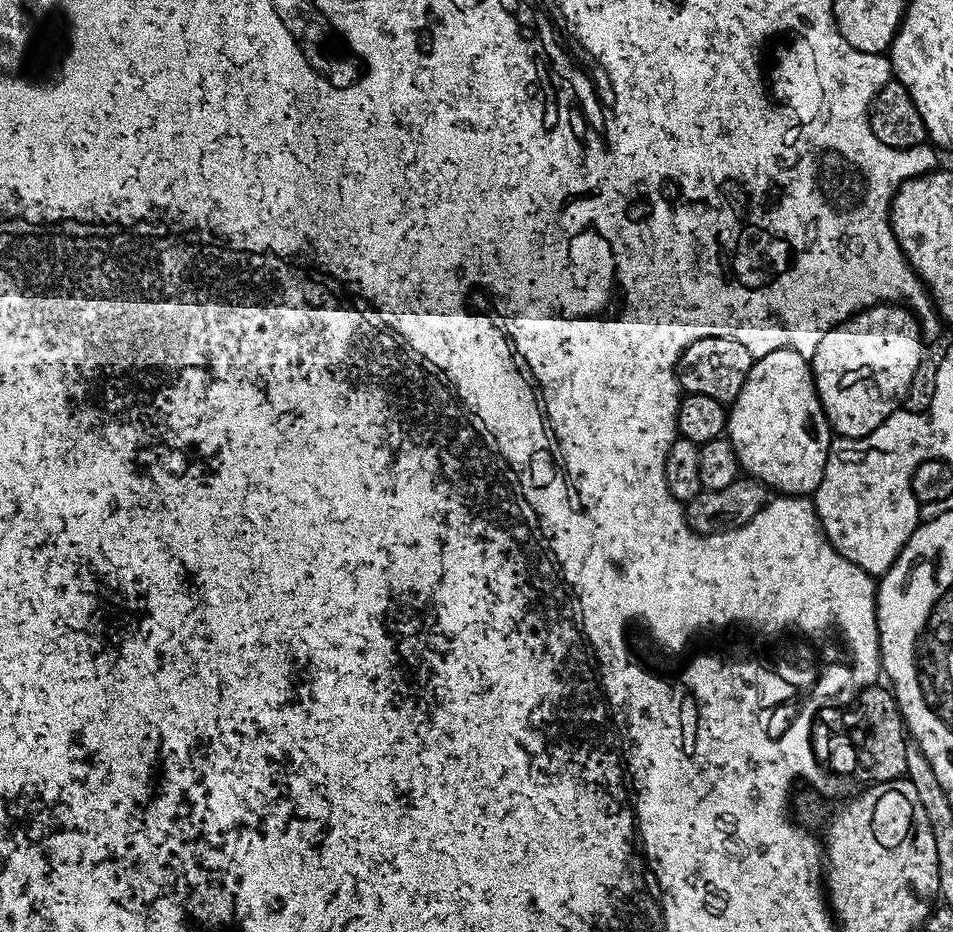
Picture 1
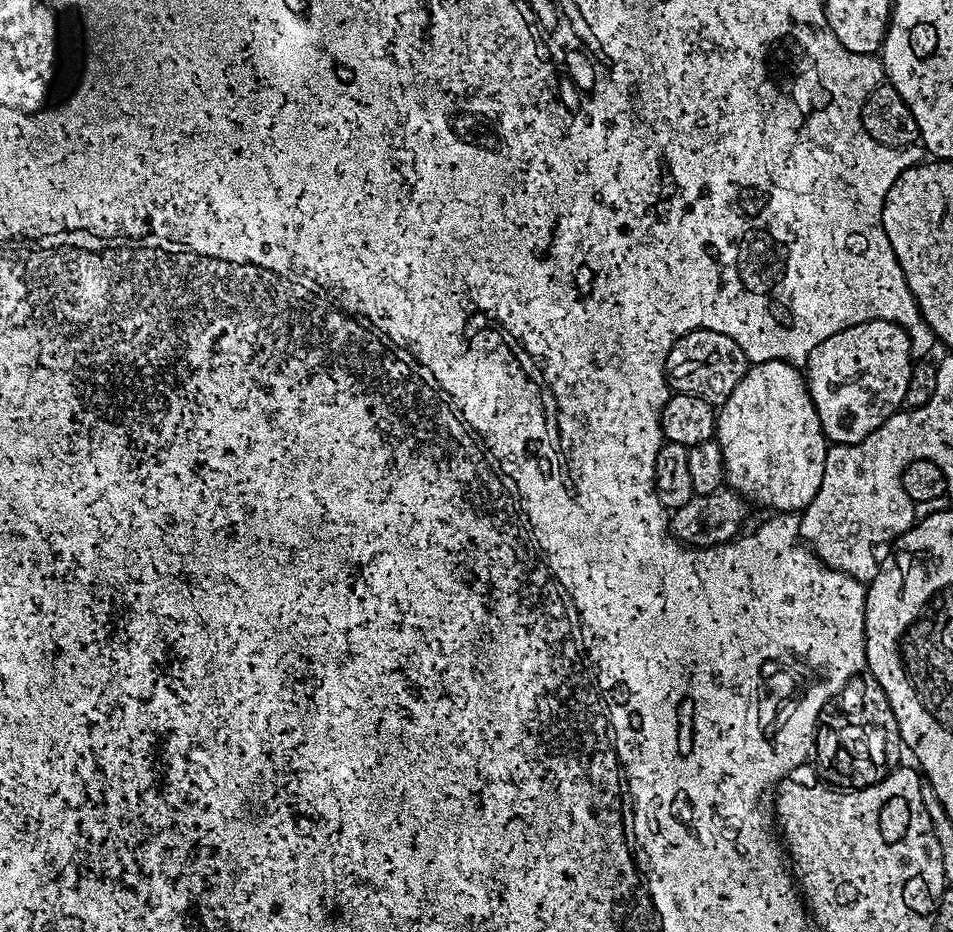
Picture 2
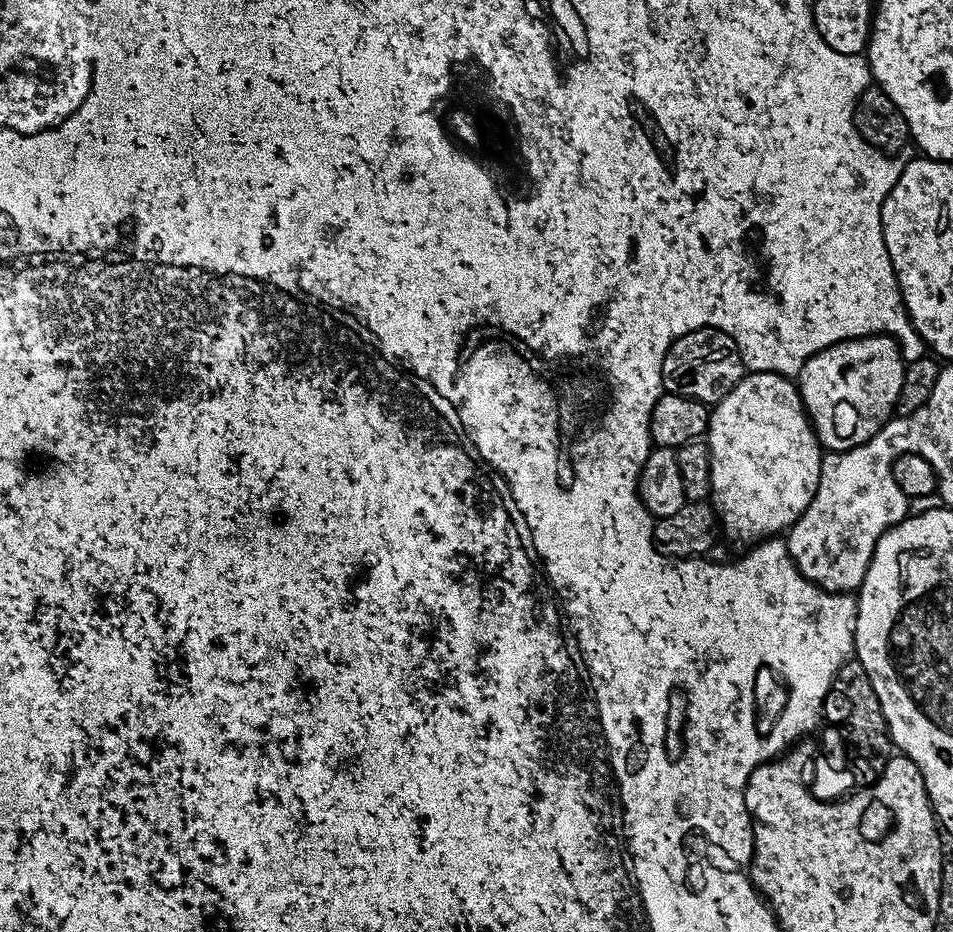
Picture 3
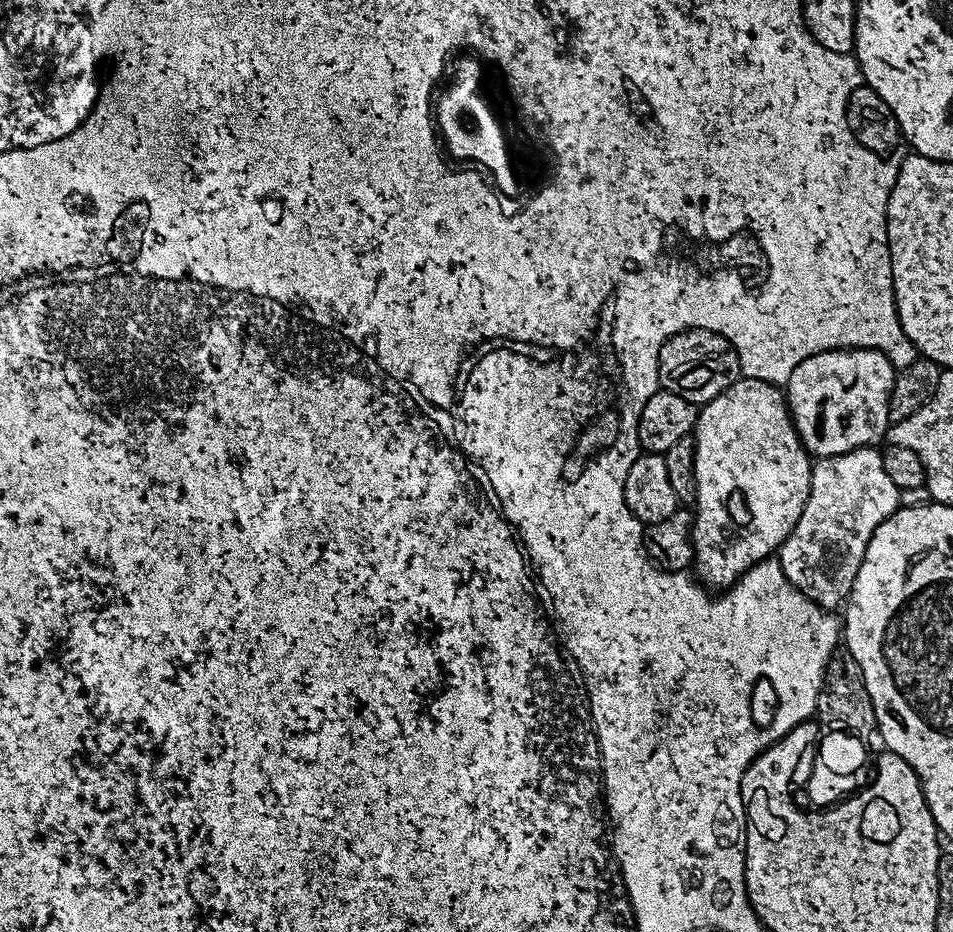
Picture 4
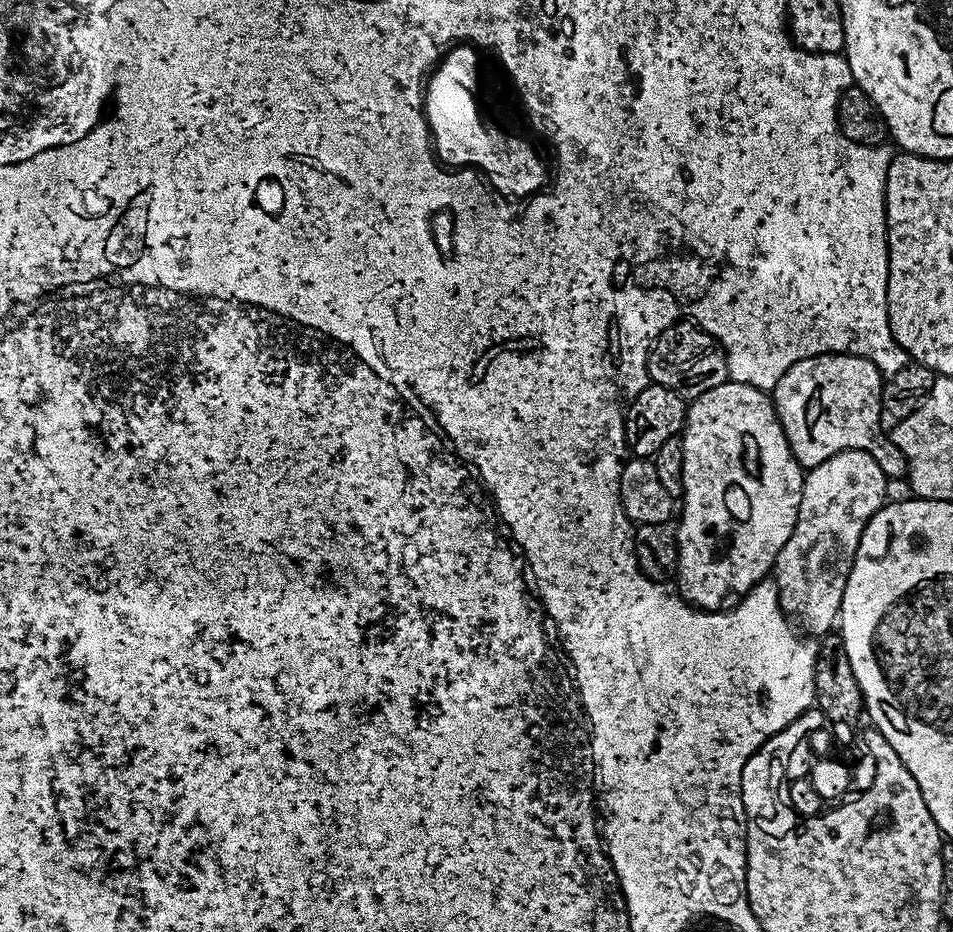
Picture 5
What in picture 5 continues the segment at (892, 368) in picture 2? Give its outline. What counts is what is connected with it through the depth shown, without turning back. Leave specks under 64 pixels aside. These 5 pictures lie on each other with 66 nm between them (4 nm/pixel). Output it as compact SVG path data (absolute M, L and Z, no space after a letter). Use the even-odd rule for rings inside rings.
M841 352L794 362L778 378L770 393L772 405L801 468L813 468L846 450L871 449L882 432L880 411L885 379L872 360Z

